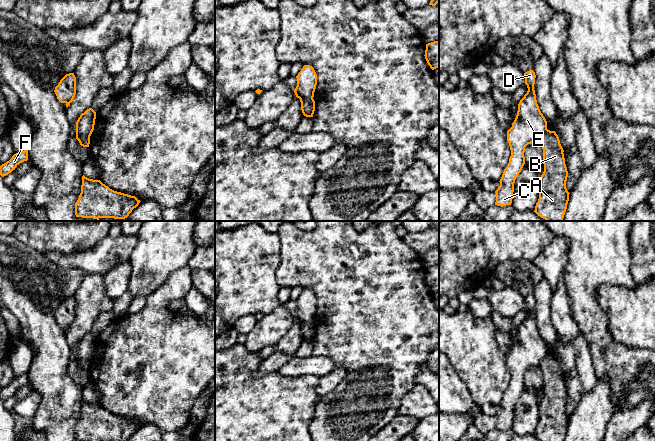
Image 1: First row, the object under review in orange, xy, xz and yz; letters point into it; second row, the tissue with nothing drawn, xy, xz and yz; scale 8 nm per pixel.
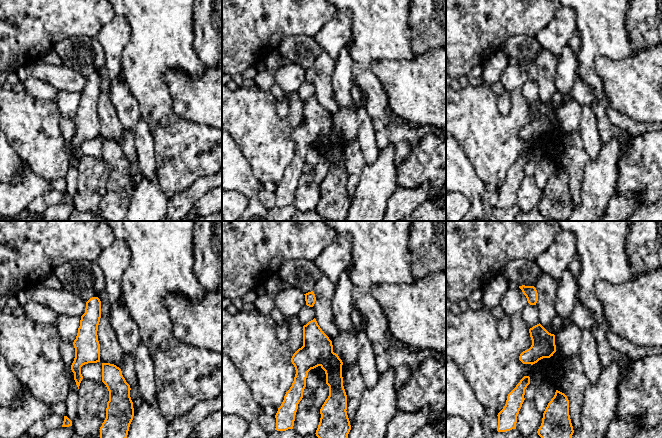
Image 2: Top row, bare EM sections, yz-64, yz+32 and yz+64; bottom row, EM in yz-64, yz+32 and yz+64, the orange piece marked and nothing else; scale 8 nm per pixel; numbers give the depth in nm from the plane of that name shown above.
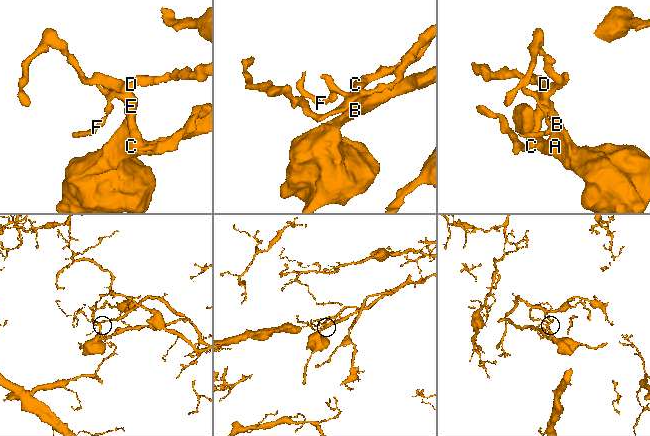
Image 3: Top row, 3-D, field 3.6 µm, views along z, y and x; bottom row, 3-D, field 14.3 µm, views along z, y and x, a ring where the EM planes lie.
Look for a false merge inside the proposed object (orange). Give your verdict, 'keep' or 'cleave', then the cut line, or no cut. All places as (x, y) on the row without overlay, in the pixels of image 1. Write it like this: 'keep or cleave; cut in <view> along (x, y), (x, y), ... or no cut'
cleave; cut in xy along (76, 360), (89, 361)

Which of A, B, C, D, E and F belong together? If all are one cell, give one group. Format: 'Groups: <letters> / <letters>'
Groups: A B / C D E F

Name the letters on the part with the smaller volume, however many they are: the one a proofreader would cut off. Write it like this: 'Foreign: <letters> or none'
Foreign: A, B

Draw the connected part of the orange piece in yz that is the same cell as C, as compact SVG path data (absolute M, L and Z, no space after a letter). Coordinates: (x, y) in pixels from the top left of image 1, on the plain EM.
M529 294L524 297L528 315L518 328L518 335L512 351L507 355L507 365L511 380L500 403L500 410L495 415L497 430L511 429L516 401L525 388L525 371L538 366L548 354L547 345L541 337L534 314L535 296Z

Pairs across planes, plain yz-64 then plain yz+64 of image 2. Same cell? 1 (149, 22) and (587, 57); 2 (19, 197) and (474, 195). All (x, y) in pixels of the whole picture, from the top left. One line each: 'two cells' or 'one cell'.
1: one cell
2: two cells

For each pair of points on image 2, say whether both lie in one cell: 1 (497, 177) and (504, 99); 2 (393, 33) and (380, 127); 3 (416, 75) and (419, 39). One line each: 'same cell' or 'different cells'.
1: different cells
2: same cell
3: different cells

